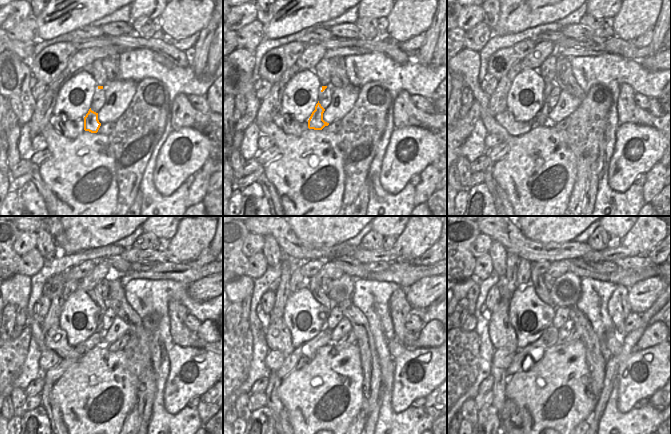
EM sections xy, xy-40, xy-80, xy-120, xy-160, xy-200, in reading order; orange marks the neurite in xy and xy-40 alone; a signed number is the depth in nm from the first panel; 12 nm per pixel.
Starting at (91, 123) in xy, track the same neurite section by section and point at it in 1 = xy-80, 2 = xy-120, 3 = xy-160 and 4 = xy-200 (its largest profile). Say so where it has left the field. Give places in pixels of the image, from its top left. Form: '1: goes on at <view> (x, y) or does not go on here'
1: goes on at xy-80 (541, 118)
2: goes on at xy-120 (99, 301)
3: goes on at xy-160 (315, 289)
4: goes on at xy-200 (536, 279)

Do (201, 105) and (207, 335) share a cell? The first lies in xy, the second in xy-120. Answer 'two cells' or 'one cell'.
two cells

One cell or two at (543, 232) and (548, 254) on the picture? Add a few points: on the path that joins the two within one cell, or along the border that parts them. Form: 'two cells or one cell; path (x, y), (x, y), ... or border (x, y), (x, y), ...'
two cells; border (523, 234), (532, 240), (541, 242), (569, 242)

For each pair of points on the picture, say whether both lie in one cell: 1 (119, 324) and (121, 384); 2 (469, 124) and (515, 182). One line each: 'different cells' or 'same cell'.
1: different cells
2: different cells

